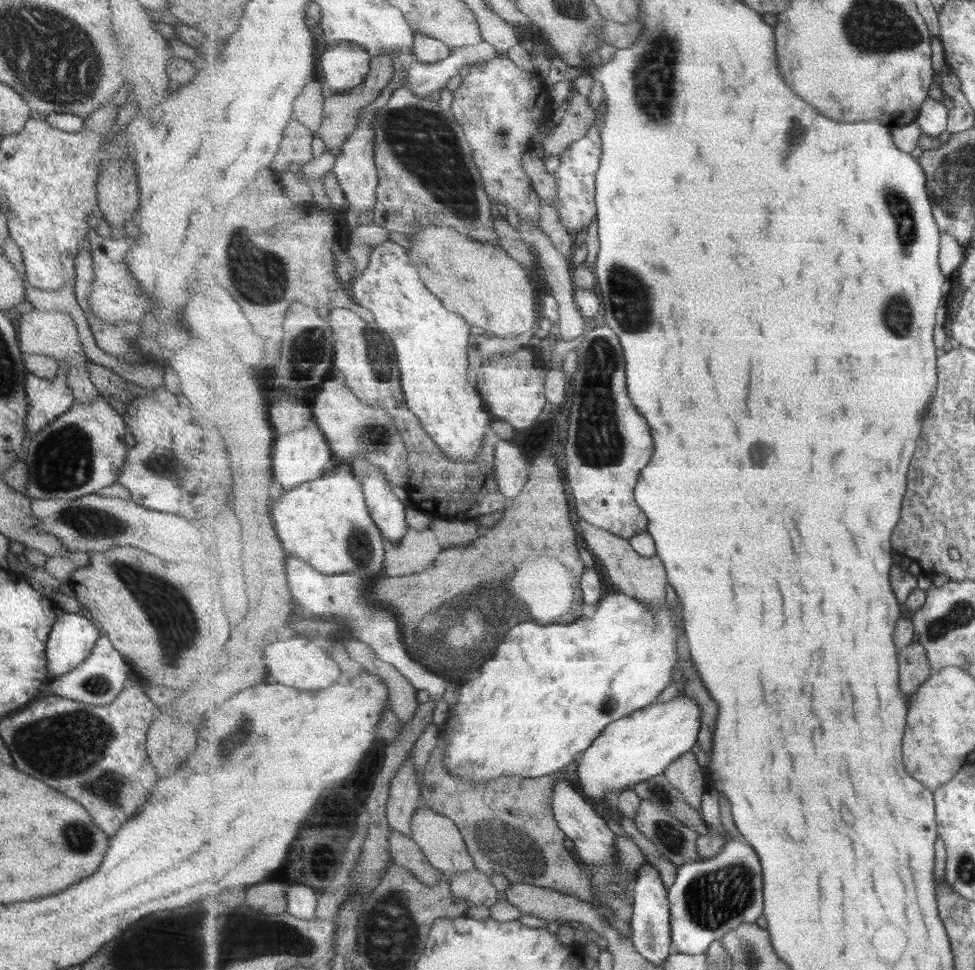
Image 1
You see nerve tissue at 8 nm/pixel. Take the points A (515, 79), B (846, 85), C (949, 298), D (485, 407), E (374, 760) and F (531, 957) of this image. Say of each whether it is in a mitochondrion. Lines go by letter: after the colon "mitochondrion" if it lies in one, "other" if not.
A: other
B: other
C: other
D: other
E: other
F: other

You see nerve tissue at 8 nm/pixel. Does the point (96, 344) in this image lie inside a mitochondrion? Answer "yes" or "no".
no

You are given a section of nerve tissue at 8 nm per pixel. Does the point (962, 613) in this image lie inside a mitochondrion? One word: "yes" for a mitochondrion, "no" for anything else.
yes

